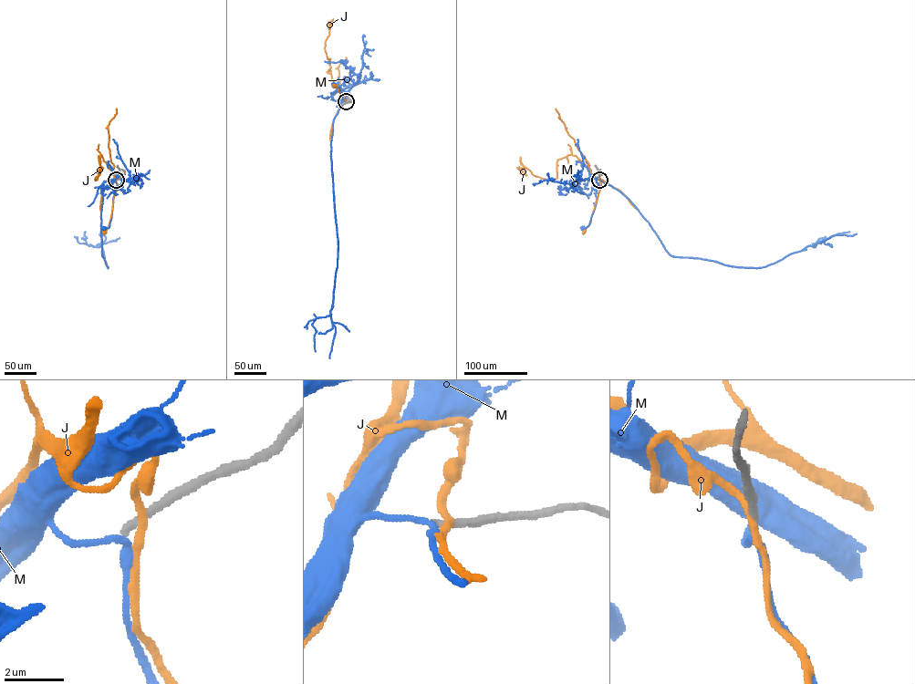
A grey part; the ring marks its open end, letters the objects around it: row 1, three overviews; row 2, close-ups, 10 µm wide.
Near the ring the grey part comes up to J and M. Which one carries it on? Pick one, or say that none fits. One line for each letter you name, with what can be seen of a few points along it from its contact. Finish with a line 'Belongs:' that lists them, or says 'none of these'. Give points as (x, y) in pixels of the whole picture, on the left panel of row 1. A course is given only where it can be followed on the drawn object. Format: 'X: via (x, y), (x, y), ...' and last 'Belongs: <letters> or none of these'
Belongs: none of these

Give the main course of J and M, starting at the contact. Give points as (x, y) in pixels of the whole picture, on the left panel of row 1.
J: (116, 180), (118, 187), (109, 227), (104, 232)
M: (116, 181), (109, 226), (104, 228)

